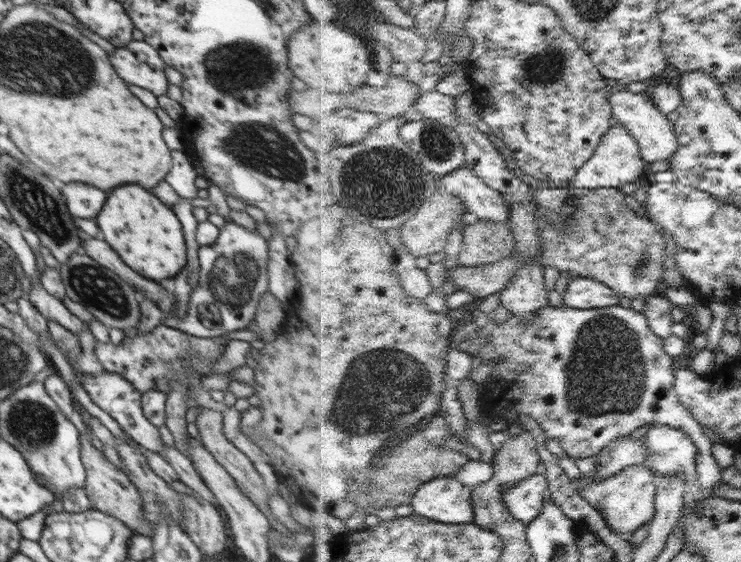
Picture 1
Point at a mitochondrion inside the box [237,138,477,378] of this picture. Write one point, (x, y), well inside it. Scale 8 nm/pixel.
(382, 187)

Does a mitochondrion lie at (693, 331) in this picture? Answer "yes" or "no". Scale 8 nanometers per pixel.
no

